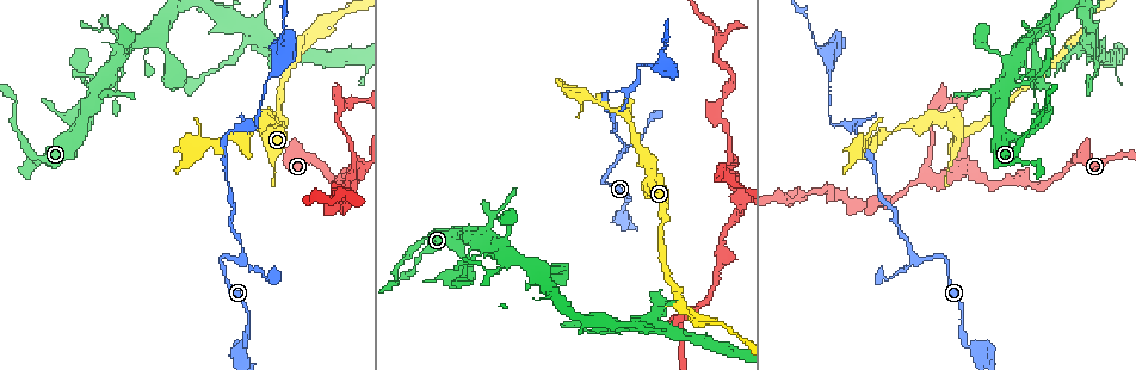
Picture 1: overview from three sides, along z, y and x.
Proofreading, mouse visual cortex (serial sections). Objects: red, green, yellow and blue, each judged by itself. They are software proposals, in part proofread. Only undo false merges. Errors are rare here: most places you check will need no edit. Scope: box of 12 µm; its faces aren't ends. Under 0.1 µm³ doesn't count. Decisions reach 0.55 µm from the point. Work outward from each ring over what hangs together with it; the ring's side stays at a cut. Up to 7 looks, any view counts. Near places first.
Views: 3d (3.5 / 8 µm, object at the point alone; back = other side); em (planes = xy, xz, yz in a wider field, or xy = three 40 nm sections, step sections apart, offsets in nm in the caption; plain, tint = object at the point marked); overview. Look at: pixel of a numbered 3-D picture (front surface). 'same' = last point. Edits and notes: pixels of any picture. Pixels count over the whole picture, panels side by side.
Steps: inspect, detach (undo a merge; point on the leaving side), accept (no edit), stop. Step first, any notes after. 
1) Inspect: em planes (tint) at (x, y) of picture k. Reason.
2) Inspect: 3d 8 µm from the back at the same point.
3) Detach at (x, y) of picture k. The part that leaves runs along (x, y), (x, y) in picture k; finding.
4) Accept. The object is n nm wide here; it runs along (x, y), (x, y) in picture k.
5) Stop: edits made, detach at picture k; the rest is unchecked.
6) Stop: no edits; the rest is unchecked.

Inspect: 3d 3.5 µm at (240, 257) of picture 1. Abrupt turn.

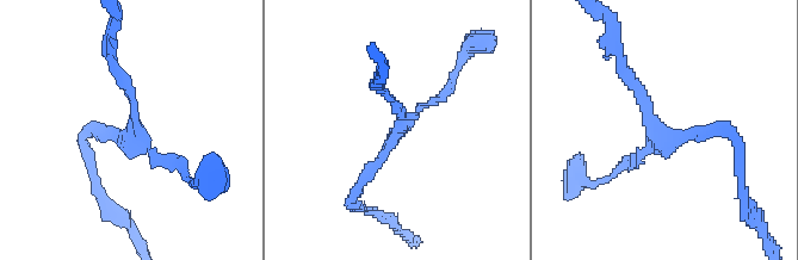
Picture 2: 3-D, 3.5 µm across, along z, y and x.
Inspect: em xy step 1 (tint) at (131, 131) of picture 2.

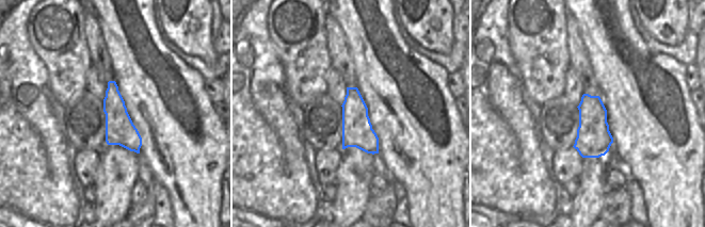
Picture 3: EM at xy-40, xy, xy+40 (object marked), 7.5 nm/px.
Accept. The object is 220 nm wide here; it runs along (717, 129), (664, 140), (623, 67) in picture 2; continuous, no second cell.

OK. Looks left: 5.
Inspect: 3d 3.5 µm at (227, 133) of picture 1. Sharp bend.

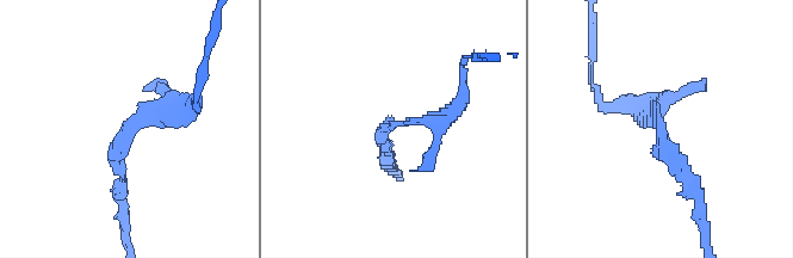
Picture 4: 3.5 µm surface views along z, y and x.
Inspect: em xy step 3 (plain) at (660, 124) of picture 4.

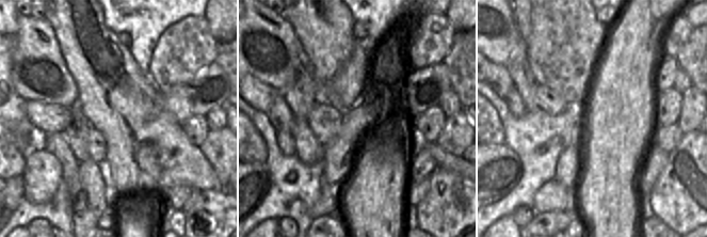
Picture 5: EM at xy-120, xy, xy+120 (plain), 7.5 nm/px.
Inspect: em xy step 3 (tint) at the same point. Where the object lies.

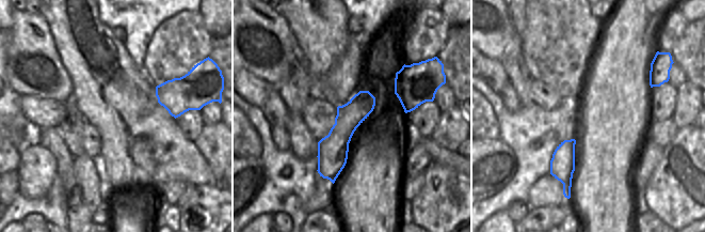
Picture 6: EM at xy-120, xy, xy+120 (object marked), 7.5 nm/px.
Accept. The object is 200 nm wide here; it runs along (122, 183), (125, 124), (194, 102) in picture 4; all the same cell.

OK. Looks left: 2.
Inspect: 3d 3.5 µm at (348, 179) of picture 1. Side arm on a straight run.

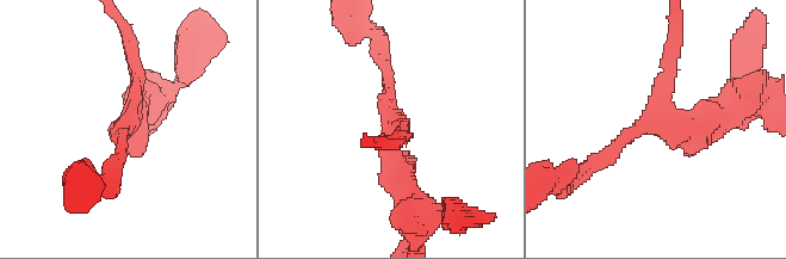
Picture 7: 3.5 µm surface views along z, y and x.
Inspect: em xy step 5 (tint) at (128, 127) of picture 7. 3 arms meet here; the arms are 200, 200, 300 nm wide.

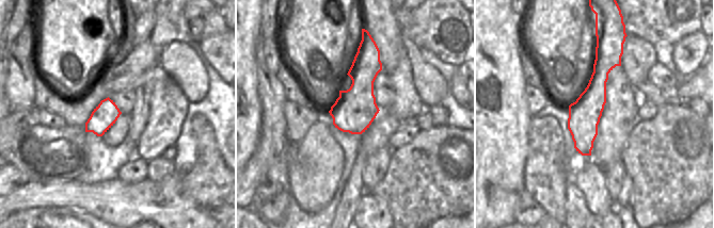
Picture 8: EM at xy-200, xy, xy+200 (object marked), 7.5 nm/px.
Accept. It runs along (731, 115), (643, 125), (598, 162) in picture 7; continuous, no second cell.

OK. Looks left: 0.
Stop: no edits; the rest is unchecked.

